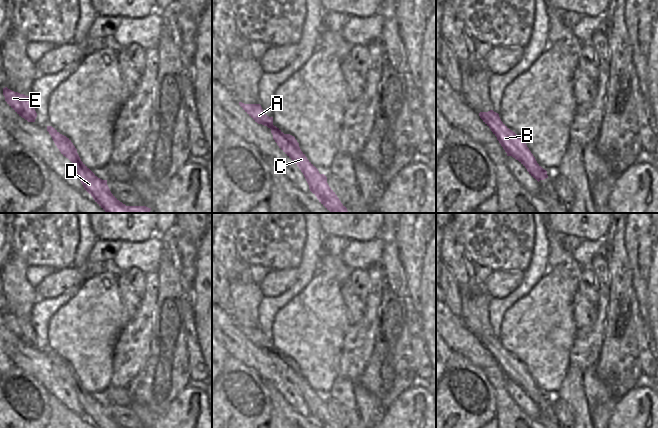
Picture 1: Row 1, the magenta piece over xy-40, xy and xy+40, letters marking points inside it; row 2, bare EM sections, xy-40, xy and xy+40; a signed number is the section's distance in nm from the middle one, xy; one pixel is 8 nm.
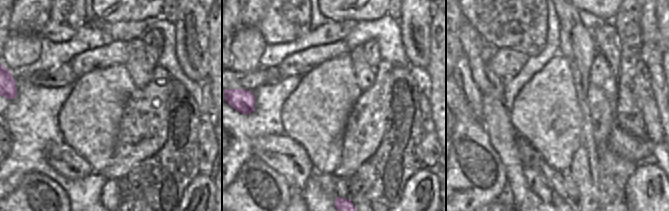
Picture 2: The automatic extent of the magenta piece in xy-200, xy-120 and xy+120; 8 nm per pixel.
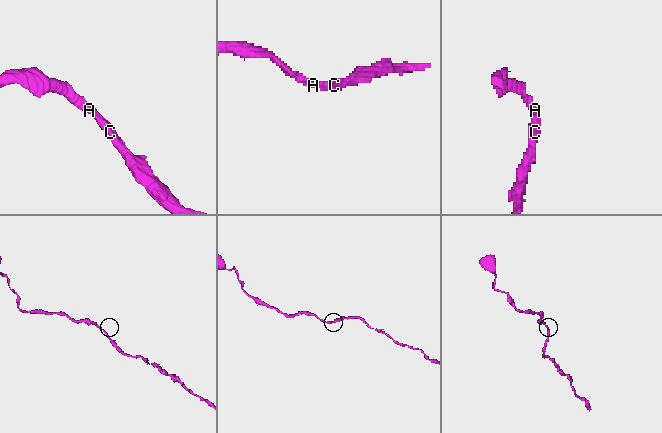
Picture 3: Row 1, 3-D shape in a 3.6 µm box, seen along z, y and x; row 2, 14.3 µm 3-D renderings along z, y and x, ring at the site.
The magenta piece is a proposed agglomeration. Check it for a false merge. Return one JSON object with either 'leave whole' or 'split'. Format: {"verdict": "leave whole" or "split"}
{"verdict": "leave whole"}

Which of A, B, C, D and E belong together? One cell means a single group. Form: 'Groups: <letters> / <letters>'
Groups: A B C D E

